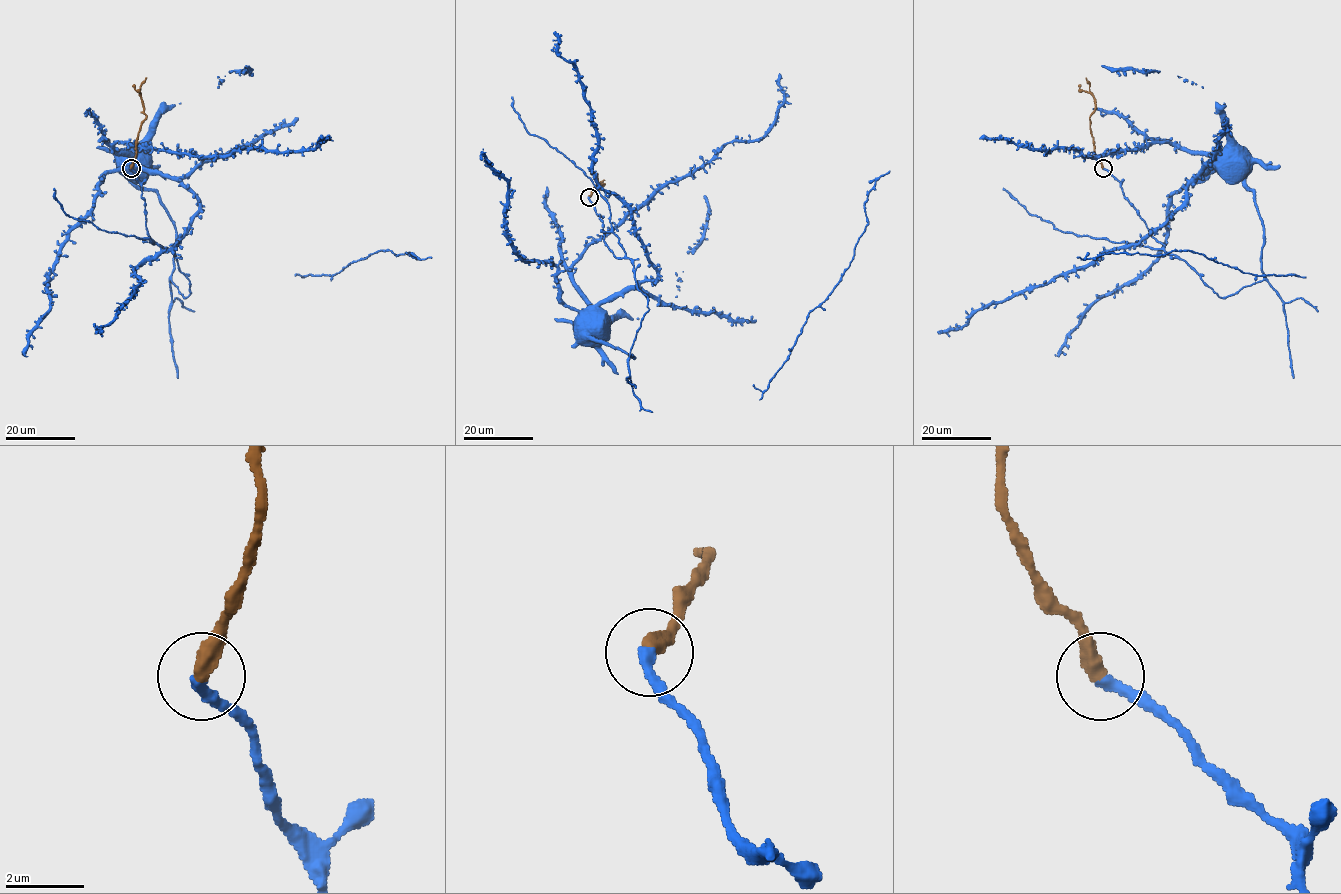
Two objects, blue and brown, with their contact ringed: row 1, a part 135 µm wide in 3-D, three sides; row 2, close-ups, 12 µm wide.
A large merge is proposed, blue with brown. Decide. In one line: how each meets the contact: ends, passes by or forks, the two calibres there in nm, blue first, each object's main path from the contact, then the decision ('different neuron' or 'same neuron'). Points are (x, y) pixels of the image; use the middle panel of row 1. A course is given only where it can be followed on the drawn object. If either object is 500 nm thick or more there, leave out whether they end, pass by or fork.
blue ends there; brown ends there; 280 nm thick on the blue side, 440 nm on the other; blue runs (588, 198), (605, 245), (631, 261), (648, 310), (634, 358), (595, 341), (587, 333), (590, 319); brown runs (588, 197), (598, 184), (604, 184), (601, 189), (598, 178), (591, 173); same neuron

